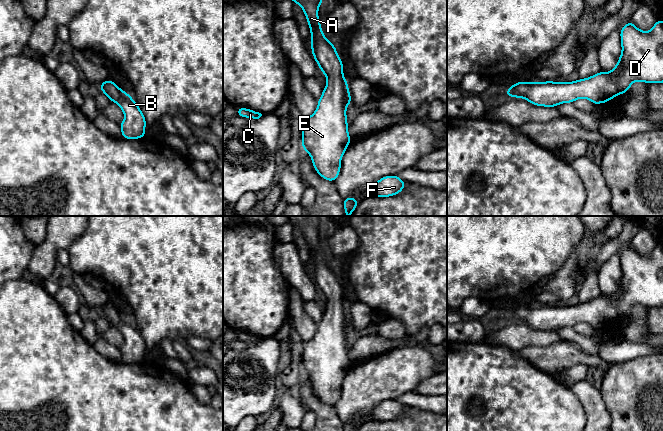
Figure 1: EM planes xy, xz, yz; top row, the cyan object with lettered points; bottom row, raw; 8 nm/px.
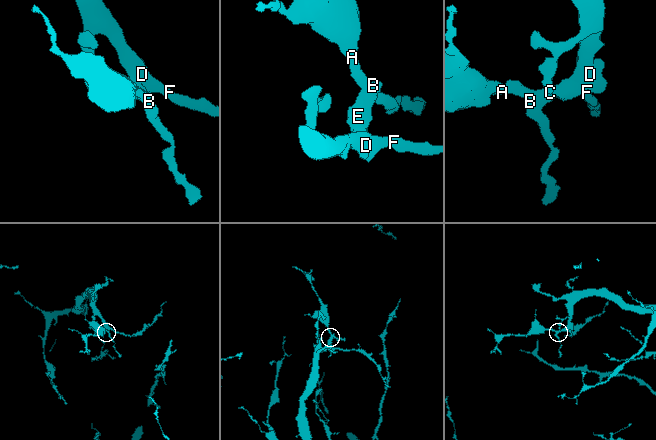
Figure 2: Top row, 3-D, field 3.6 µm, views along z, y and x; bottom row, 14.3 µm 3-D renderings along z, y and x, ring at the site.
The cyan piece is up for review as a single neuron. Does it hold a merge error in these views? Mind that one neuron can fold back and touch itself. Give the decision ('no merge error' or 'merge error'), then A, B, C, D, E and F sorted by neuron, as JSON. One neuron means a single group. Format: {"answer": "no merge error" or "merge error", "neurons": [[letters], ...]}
{"answer": "no merge error", "neurons": [["A", "B", "C", "D", "E", "F"]]}

